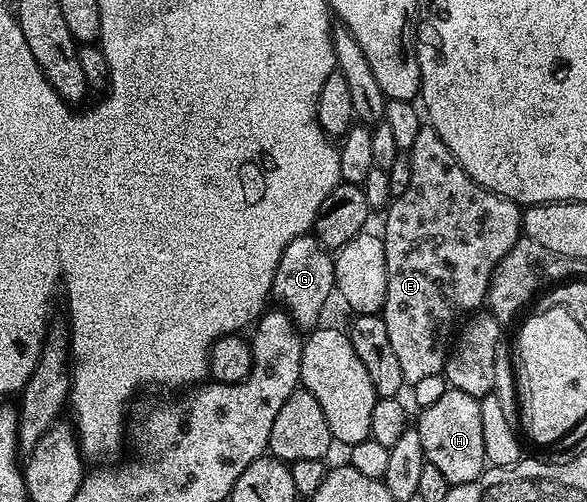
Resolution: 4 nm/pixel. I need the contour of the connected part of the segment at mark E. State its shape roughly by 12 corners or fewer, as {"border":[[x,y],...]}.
{"border":[[434,127],[380,231],[403,384],[443,374],[523,208]]}

